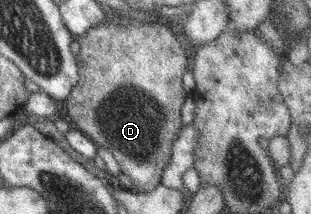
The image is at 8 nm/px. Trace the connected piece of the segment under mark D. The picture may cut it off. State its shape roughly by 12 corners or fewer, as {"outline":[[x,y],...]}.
{"outline":[[125,19],[78,42],[73,127],[135,190],[161,184],[184,40]]}

